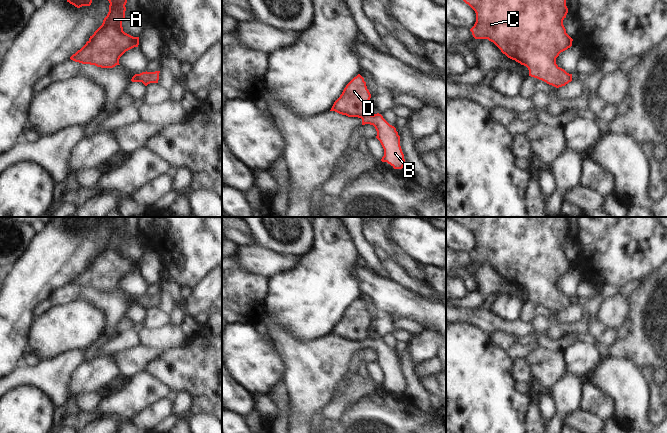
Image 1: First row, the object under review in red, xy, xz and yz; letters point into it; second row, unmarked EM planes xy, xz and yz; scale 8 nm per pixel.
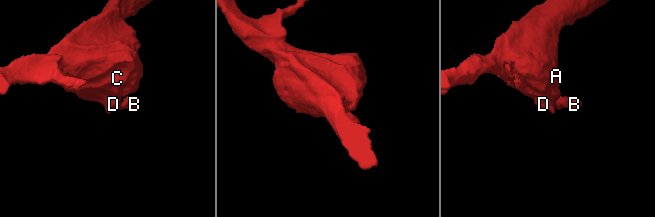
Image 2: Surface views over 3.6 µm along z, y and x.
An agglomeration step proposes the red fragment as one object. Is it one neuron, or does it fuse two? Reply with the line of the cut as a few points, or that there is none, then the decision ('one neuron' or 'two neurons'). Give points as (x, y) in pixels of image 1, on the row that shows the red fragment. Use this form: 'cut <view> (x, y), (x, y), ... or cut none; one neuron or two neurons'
cut xz (368, 113), (361, 118); two neurons

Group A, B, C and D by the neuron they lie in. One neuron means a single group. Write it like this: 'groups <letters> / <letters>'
groups A C D / B

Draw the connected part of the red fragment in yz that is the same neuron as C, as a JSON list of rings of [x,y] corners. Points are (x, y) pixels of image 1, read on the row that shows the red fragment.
[[[463,0],[468,4],[476,13],[476,22],[474,26],[470,29],[472,35],[475,39],[488,39],[493,42],[503,54],[508,58],[515,60],[516,62],[524,65],[529,70],[529,76],[537,78],[552,85],[556,88],[565,86],[572,81],[571,74],[567,73],[564,69],[560,68],[556,64],[556,58],[559,54],[572,46],[573,39],[566,33],[566,29],[563,25],[563,20],[566,18],[568,13],[568,8],[566,6],[566,0]]]

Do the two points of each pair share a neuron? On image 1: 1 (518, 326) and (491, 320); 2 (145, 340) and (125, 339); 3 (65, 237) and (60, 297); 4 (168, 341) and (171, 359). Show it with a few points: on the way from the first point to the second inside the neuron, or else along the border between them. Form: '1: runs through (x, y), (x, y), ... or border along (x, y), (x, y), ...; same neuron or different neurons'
1: runs through (511, 326), (498, 323); same neuron
2: border along (137, 333), (140, 344); different neurons
3: border along (69, 282), (58, 286), (47, 298); different neurons
4: border along (186, 343), (179, 347), (169, 347), (163, 351); different neurons

